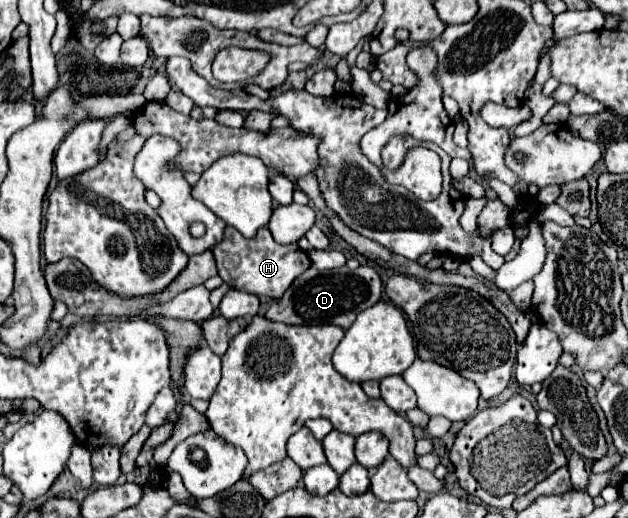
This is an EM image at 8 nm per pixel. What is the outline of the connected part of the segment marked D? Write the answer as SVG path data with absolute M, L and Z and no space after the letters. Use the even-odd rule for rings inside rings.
M361 265L357 269L339 267L339 269L307 269L299 275L293 285L287 289L281 301L273 303L265 317L271 321L283 321L289 325L323 325L333 323L343 329L349 329L357 313L375 305L381 297L381 277L373 267Z

